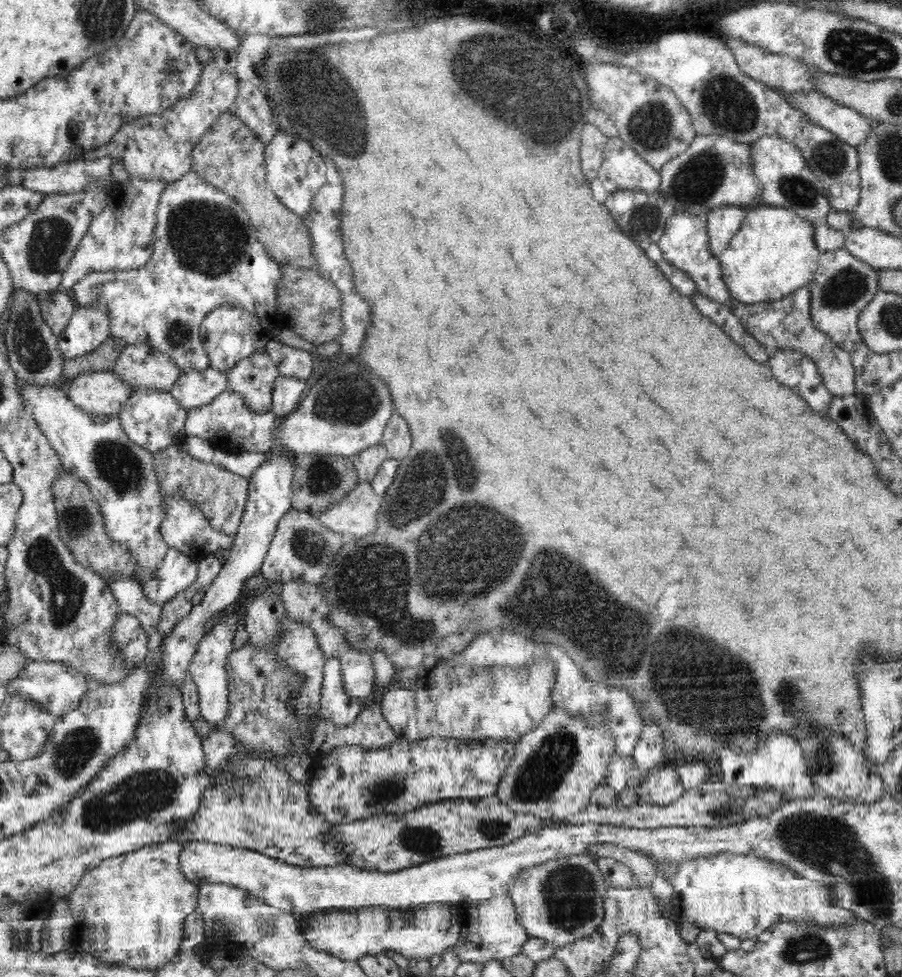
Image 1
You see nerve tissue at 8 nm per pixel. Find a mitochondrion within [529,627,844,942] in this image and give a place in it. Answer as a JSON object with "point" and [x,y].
{"point":[570,890]}

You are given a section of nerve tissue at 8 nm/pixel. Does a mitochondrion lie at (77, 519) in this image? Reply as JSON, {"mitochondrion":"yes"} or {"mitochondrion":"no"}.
{"mitochondrion":"yes"}

